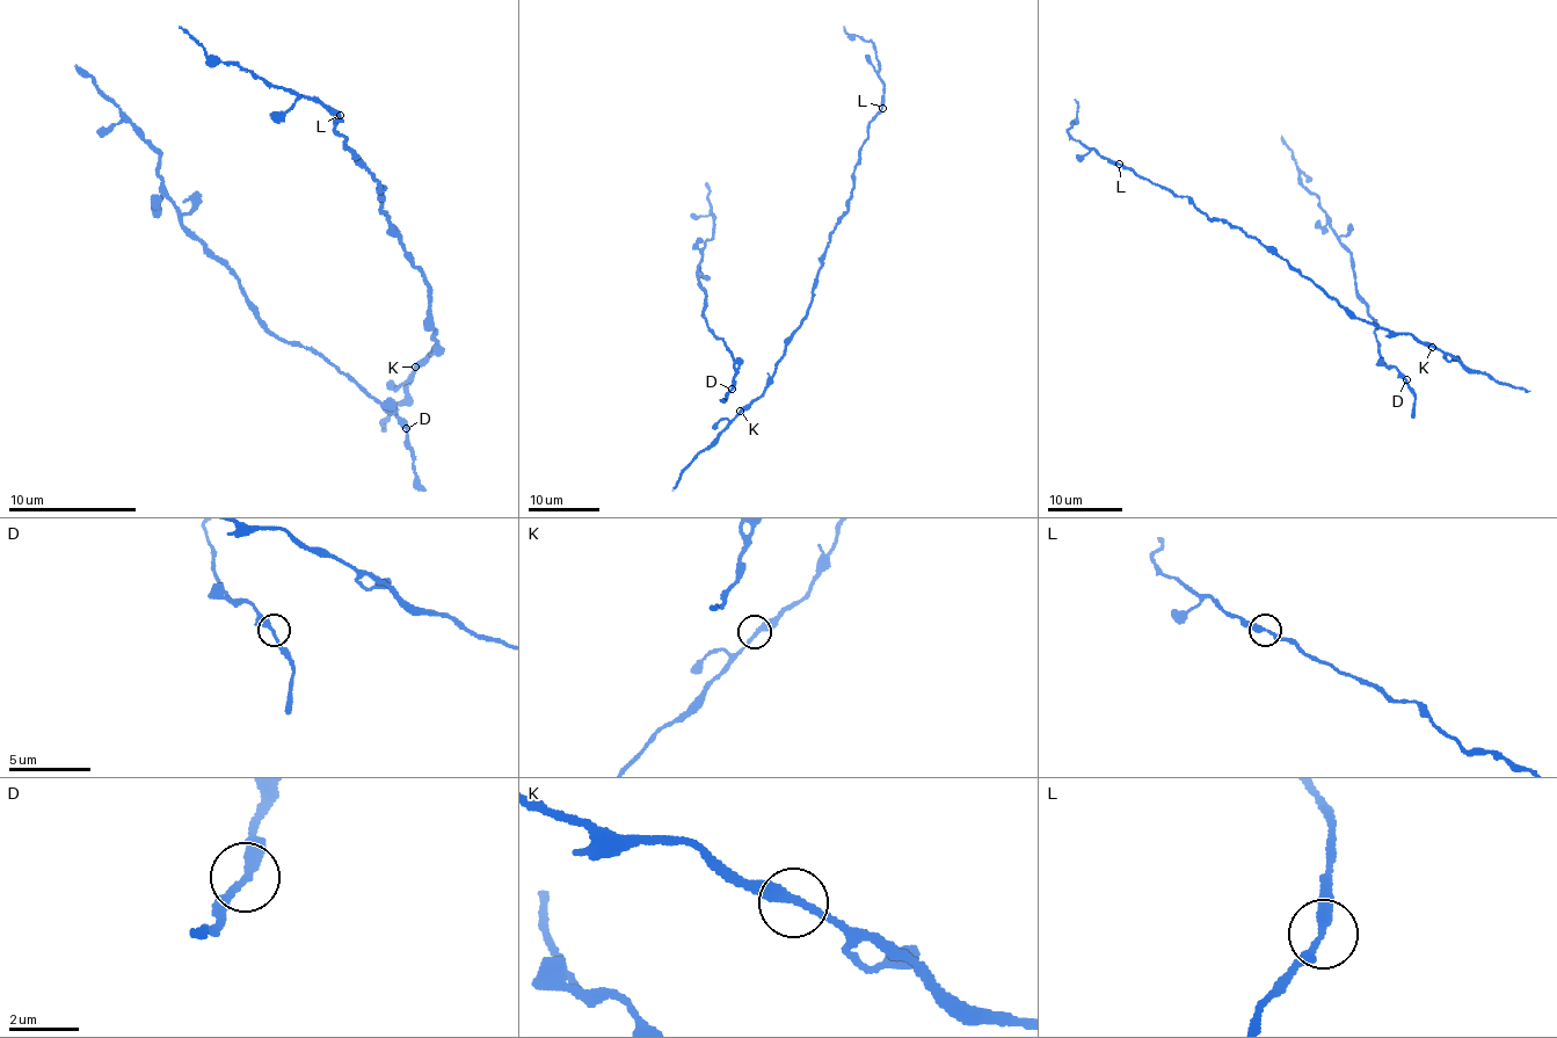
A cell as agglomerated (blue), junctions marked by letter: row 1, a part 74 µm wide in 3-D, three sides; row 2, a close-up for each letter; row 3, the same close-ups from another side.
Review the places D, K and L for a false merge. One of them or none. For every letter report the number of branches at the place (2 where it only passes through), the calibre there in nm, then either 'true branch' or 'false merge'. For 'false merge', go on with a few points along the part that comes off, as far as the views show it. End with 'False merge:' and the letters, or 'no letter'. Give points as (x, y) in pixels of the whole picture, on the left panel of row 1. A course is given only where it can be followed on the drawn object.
D: 2 | 280 nm | true branch
K: 2 | 280 nm | true branch
L: 2 | 280 nm | true branch
False merge: no letter

